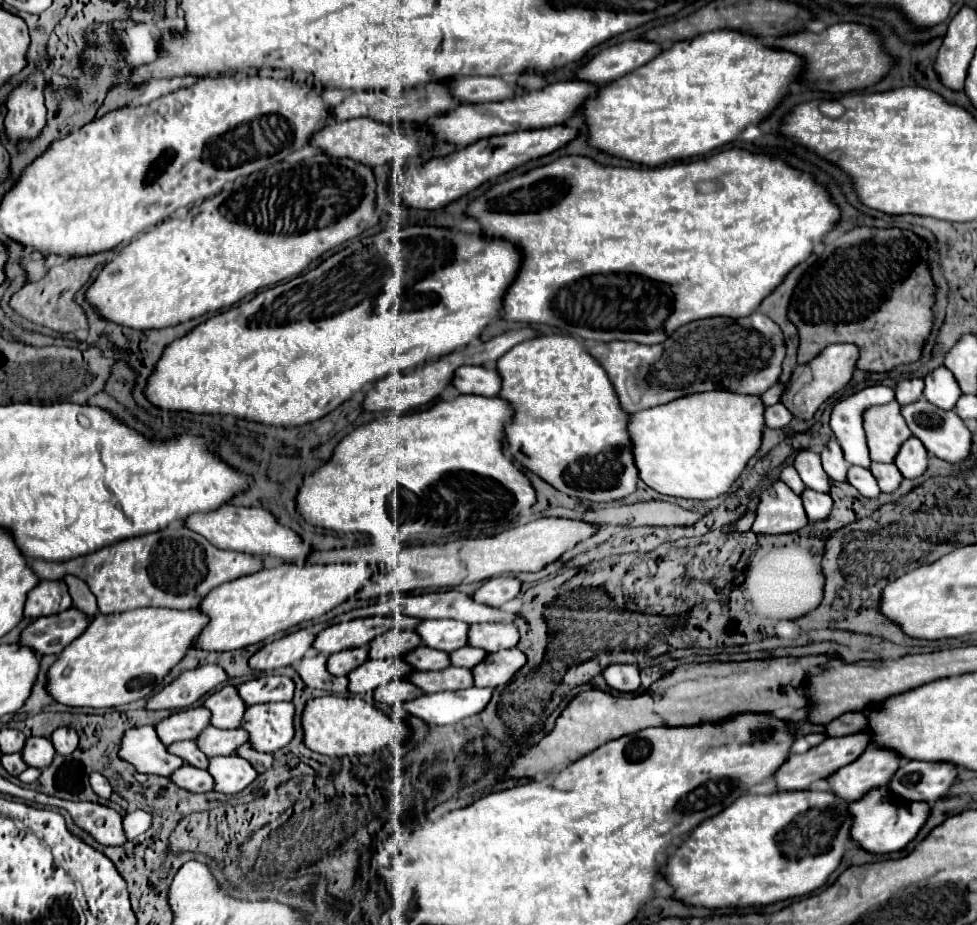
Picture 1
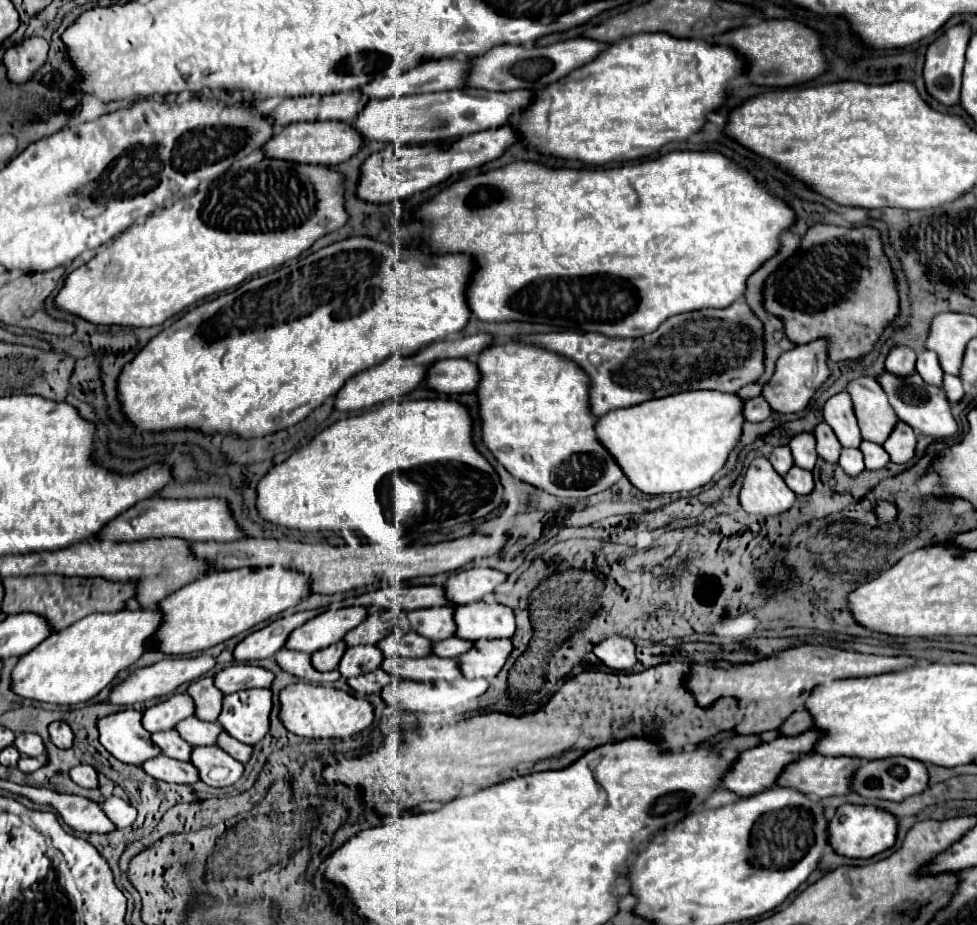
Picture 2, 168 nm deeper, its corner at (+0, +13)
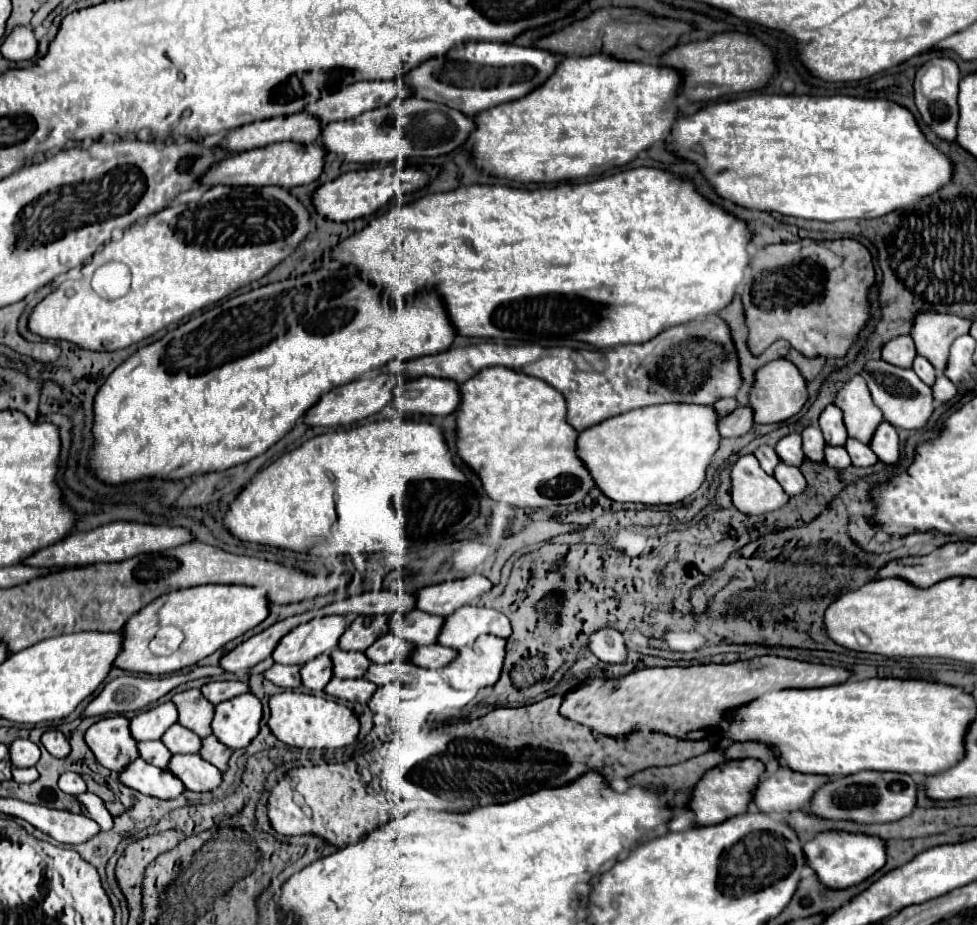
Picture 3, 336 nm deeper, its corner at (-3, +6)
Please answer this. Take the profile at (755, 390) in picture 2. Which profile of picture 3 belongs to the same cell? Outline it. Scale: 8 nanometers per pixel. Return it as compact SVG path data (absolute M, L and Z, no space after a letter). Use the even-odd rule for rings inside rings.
M725 398L725 399L720 399L717 402L715 402L712 406L716 408L716 412L718 412L718 415L721 416L726 416L732 410L738 407L738 402L737 400L731 399L730 398Z

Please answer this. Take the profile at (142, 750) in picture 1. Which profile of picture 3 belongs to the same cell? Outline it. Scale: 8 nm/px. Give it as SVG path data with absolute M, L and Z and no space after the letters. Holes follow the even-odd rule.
M108 716L92 724L86 732L86 744L96 760L114 772L122 772L138 754L138 742L130 734L130 720L124 716Z

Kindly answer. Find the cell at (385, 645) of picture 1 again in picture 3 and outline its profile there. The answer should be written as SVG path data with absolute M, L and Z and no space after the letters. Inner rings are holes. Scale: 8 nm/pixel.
M358 616L346 634L342 634L338 646L344 651L364 652L370 644L376 642L376 626L372 626L374 618L362 618Z

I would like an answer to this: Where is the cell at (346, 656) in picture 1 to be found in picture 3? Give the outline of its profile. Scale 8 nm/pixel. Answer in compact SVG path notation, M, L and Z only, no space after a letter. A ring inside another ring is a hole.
M322 654L310 662L306 662L300 670L302 676L302 684L308 690L324 690L324 686L332 680L334 672L332 672L332 658L330 654Z

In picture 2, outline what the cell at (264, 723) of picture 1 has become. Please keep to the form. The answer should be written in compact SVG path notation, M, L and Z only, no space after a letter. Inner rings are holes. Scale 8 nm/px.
M245 689L223 699L223 711L219 725L225 733L245 745L255 745L269 731L271 713L271 691L269 689Z

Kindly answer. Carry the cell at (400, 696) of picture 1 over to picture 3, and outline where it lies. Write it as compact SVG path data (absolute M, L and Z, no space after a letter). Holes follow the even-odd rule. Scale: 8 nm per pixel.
M332 678L330 684L324 688L324 692L328 696L336 696L348 702L368 702L370 696L376 692L376 684L368 682L366 678L358 678L358 680L340 680L340 678Z

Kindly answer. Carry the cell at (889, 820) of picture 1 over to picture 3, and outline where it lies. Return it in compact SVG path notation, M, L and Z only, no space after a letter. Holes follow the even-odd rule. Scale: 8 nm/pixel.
M840 830L820 832L814 840L804 844L808 866L812 866L818 878L828 888L848 888L872 876L886 864L886 840L868 834L852 834Z

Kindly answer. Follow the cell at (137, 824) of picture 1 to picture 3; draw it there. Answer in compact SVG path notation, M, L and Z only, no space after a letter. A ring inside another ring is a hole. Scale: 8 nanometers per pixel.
M84 792L84 794L78 796L78 800L80 800L80 804L82 804L82 812L84 812L86 816L94 818L94 820L102 826L104 832L108 832L108 830L114 828L114 816L106 810L104 802L102 802L96 794Z

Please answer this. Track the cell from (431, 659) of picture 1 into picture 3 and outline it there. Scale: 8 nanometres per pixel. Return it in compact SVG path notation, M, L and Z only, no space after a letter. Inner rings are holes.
M388 632L384 636L380 636L368 650L368 658L370 662L374 664L386 664L386 662L392 662L392 660L404 660L408 662L410 656L414 652L414 644L406 642L404 638Z

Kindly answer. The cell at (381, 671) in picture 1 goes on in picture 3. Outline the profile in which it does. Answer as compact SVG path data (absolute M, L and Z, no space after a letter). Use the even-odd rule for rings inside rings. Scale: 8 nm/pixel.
M334 650L330 656L334 662L334 676L338 678L364 678L364 674L368 672L370 660L364 652Z

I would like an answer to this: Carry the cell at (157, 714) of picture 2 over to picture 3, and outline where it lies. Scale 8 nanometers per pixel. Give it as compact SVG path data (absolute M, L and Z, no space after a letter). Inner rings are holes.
M164 702L152 710L146 710L130 720L130 732L138 742L160 740L162 734L178 722L178 710L174 702Z

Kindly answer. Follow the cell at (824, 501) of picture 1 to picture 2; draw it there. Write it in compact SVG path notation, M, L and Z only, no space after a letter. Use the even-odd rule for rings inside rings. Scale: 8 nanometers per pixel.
M791 467L787 471L787 475L783 477L783 481L787 483L787 487L795 493L795 495L809 495L815 487L815 481L813 481L813 473L807 471L807 469L801 469L801 467Z

